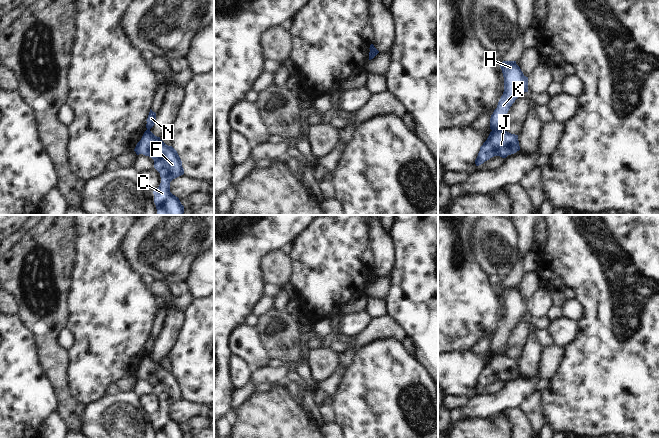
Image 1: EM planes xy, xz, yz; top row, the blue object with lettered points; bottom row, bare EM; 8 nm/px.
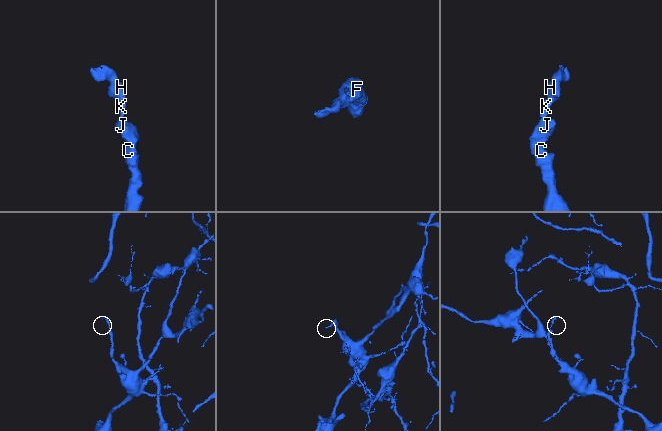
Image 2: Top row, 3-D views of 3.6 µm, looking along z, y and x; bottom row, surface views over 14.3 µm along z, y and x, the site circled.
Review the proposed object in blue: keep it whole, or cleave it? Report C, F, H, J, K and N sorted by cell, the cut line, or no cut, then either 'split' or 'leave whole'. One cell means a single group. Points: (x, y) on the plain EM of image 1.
C F J / H K N | yz (501, 352), (492, 354) | split

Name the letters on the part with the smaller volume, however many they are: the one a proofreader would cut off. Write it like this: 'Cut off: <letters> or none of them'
Cut off: H, K, N

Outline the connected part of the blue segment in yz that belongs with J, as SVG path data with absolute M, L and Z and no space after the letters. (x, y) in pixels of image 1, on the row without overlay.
M503 353L492 354L487 364L480 371L475 388L479 390L494 380L506 382L519 374L518 359L511 358Z

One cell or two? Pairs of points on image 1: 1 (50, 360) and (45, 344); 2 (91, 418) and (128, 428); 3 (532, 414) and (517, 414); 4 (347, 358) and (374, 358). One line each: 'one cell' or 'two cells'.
1: one cell
2: one cell
3: two cells
4: two cells

